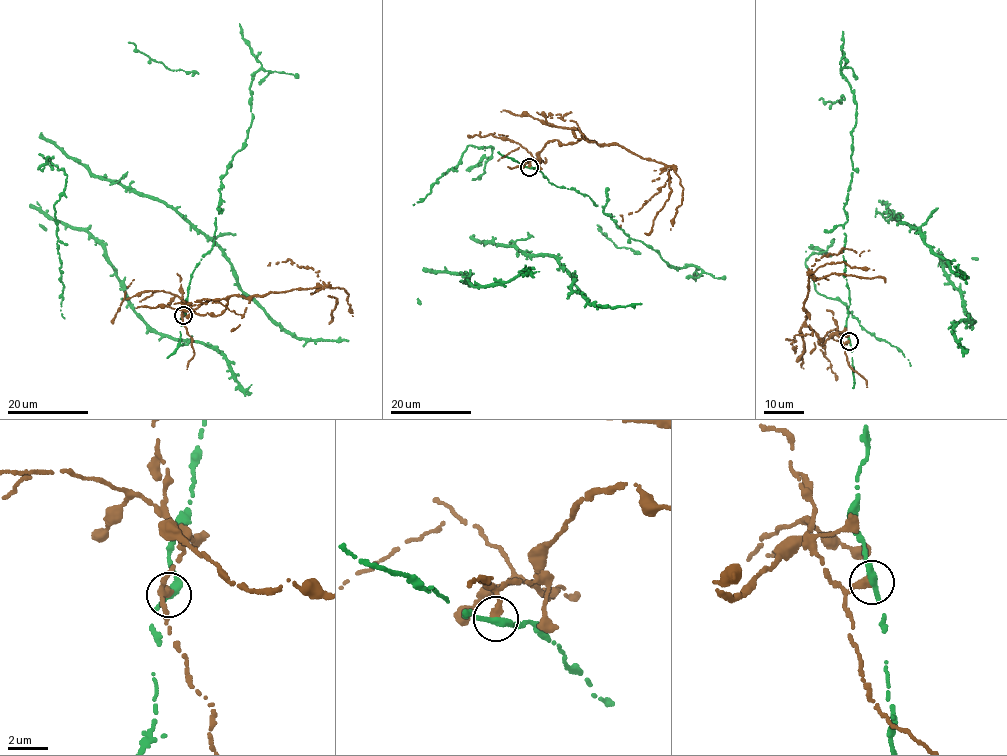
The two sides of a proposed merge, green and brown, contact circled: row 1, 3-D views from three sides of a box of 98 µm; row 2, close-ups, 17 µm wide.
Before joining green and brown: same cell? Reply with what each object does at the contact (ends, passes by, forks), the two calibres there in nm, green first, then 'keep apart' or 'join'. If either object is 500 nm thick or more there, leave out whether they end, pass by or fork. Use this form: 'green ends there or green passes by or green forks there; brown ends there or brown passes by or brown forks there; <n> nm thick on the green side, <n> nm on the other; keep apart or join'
500 nm thick on the green side, 400 nm on the other; keep apart

